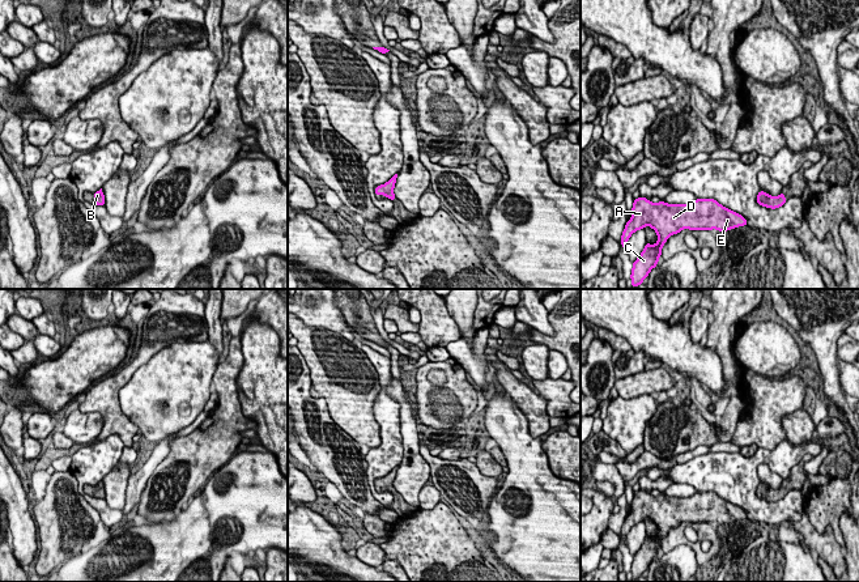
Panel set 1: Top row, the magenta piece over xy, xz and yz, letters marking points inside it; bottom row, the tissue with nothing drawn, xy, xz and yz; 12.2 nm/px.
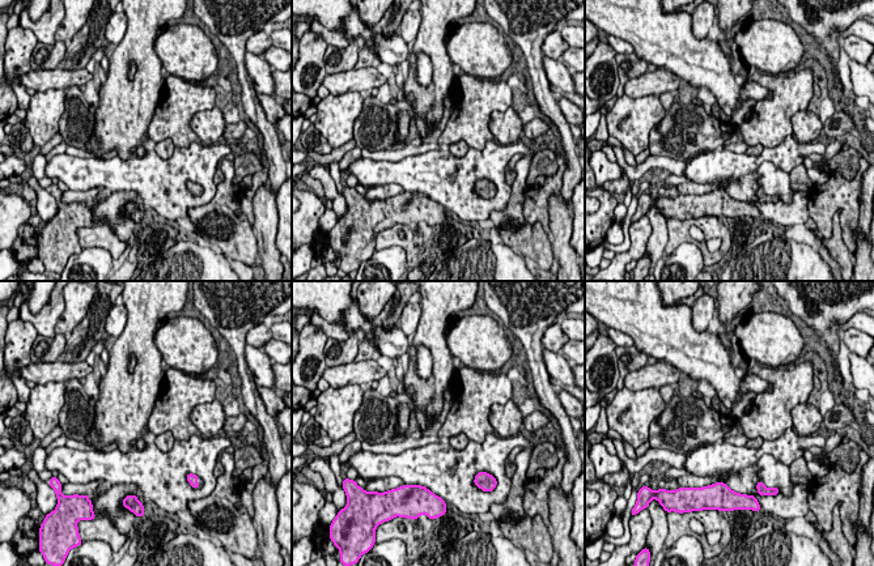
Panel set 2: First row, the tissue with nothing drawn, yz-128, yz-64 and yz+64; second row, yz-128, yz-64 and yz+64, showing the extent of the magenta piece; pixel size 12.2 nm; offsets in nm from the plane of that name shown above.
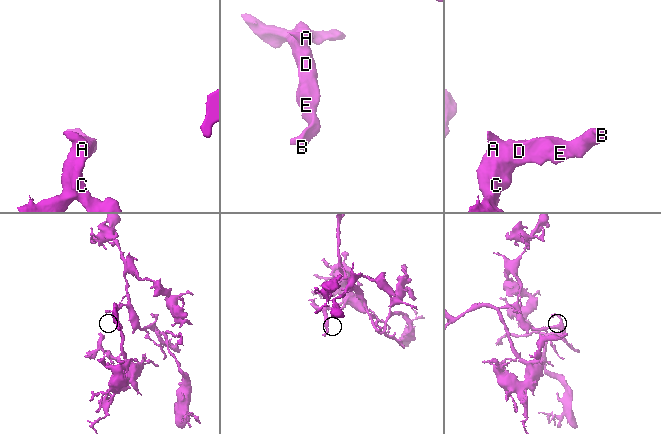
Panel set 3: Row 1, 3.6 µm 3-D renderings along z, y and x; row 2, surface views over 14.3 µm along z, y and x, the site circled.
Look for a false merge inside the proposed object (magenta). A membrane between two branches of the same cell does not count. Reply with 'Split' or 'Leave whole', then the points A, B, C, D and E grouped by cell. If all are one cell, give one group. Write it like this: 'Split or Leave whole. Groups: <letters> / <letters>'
Leave whole. Groups: A B C D E

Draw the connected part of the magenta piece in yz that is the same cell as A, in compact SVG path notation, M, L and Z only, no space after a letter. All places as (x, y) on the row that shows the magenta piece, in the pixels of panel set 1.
M641 196L634 199L632 218L626 222L621 235L621 246L626 252L626 242L630 235L645 229L646 225L656 231L658 242L646 243L642 254L633 263L630 275L633 288L641 285L650 271L658 265L662 247L672 234L682 229L726 231L748 225L748 222L741 214L730 211L714 199L697 199L690 204L667 204L660 200L654 204Z

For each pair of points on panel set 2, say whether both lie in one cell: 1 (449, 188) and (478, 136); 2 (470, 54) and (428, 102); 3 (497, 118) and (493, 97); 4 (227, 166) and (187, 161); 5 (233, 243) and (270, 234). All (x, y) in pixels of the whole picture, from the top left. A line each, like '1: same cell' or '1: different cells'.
1: different cells
2: different cells
3: different cells
4: different cells
5: different cells

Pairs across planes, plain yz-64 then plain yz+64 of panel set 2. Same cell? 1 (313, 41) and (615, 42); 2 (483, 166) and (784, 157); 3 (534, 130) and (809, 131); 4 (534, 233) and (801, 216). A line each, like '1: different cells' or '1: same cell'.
1: different cells
2: same cell
3: different cells
4: different cells

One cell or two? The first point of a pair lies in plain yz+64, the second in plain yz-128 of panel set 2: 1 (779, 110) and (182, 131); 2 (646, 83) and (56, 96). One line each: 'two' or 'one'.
1: one
2: two

